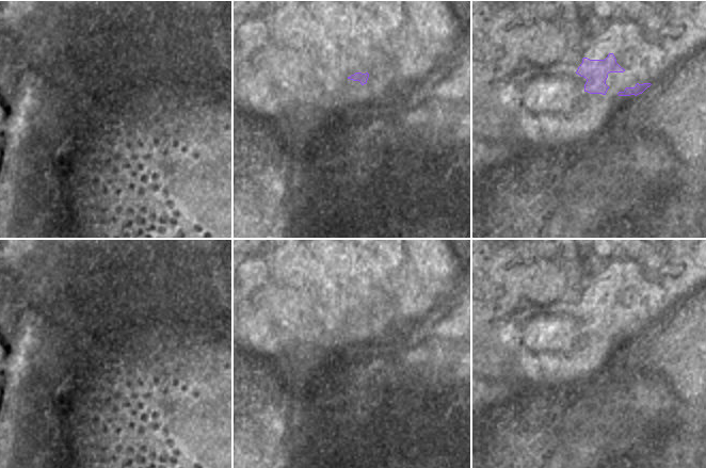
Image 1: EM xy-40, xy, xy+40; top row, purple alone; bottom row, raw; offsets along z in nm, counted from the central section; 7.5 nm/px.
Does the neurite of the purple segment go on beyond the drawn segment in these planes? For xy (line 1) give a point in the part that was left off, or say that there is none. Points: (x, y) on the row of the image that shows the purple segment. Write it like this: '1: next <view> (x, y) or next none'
1: next none

